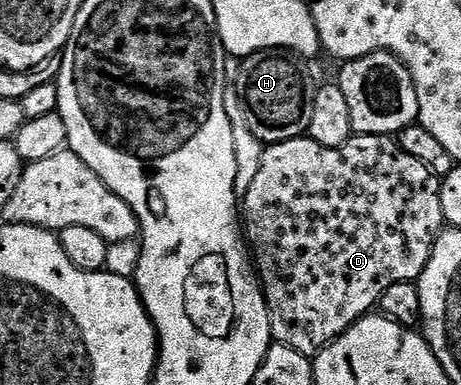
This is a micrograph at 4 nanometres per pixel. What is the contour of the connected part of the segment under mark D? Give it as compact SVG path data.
M359 134L351 136L343 146L324 148L324 144L316 144L316 140L303 136L283 142L271 142L263 149L260 172L256 172L252 188L248 188L245 198L241 199L240 218L244 223L244 237L256 267L258 281L262 284L262 294L266 297L271 339L277 345L296 348L296 352L300 352L305 358L313 359L349 326L355 326L361 318L367 317L377 307L380 296L384 296L386 289L392 288L392 284L417 282L432 256L432 248L439 234L444 229L442 184L429 168L420 164L420 160L408 156L408 152L404 152L404 148L400 148L393 137L384 134Z

